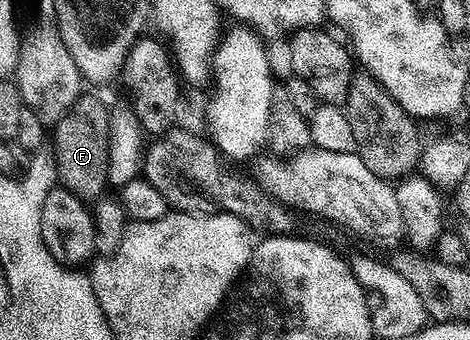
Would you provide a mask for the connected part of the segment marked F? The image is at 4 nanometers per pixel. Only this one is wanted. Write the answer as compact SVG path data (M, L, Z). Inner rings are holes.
M82 93L65 116L54 123L55 172L57 182L62 189L73 192L84 203L91 204L104 197L103 189L109 186L107 180L108 150L111 146L111 112L108 105L93 94Z

